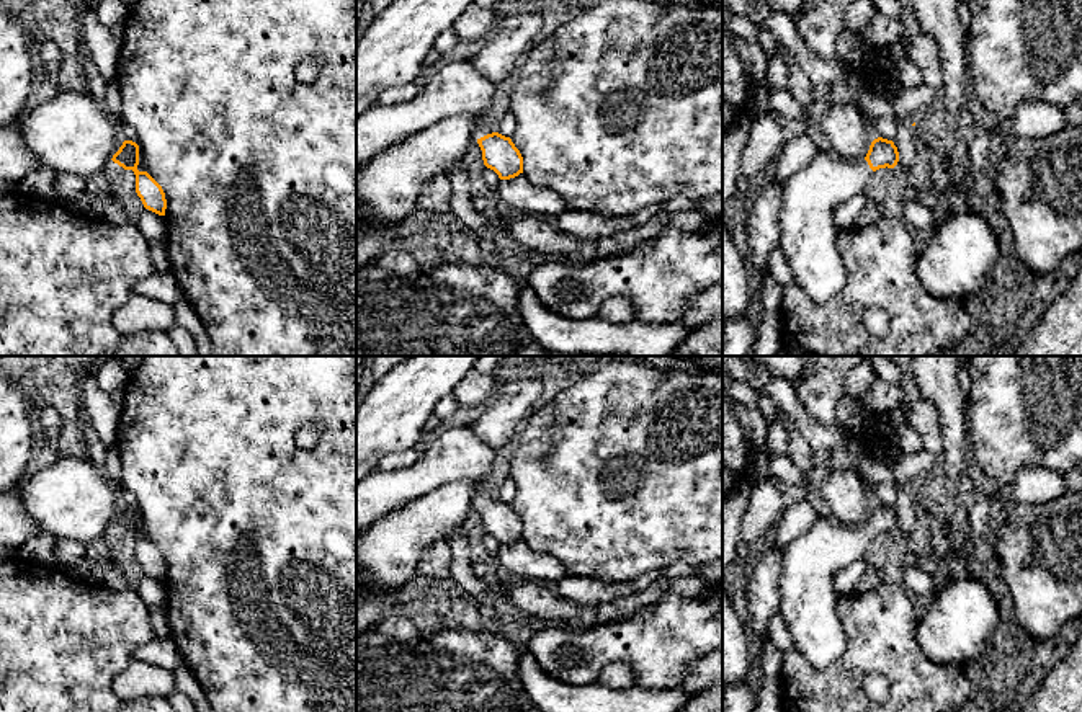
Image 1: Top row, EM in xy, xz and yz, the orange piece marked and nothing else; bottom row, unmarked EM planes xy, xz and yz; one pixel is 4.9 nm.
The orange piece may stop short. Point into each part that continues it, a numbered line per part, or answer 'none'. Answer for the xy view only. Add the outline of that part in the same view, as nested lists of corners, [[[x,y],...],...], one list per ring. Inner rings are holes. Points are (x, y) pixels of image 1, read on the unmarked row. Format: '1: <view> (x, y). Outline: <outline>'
1: xy (113, 538). Outline: [[[110,526],[103,537],[110,547],[119,547],[124,539],[124,534]]]

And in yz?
1: yz (811, 560). Outline: [[[817,514],[809,531],[794,537],[783,552],[783,573],[780,576],[780,609],[785,624],[793,637],[793,652],[806,661],[824,670],[832,665],[847,647],[847,632],[837,612],[840,594],[834,586],[835,575],[863,560],[873,536],[865,524],[842,526],[829,514]]]

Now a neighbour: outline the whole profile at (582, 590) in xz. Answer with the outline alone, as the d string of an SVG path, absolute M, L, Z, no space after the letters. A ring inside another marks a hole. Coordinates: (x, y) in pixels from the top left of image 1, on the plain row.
M662 570L647 572L624 583L603 583L588 576L567 575L551 586L567 601L595 606L598 603L615 603L649 588L659 580Z

